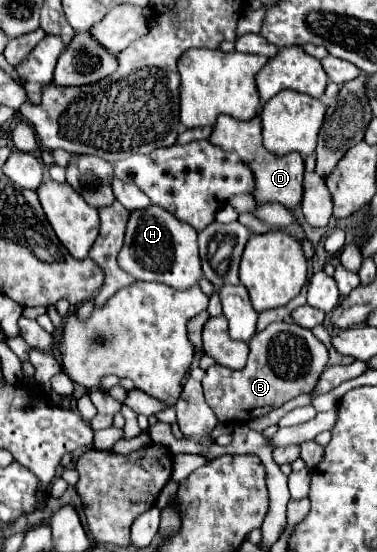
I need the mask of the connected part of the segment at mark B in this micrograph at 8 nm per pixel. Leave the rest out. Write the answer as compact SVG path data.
M278 321L252 337L248 363L242 371L232 371L222 365L212 365L206 371L202 379L204 399L222 423L244 423L250 421L254 413L264 411L266 415L292 397L312 391L326 367L326 361L328 349L312 335L310 329Z

